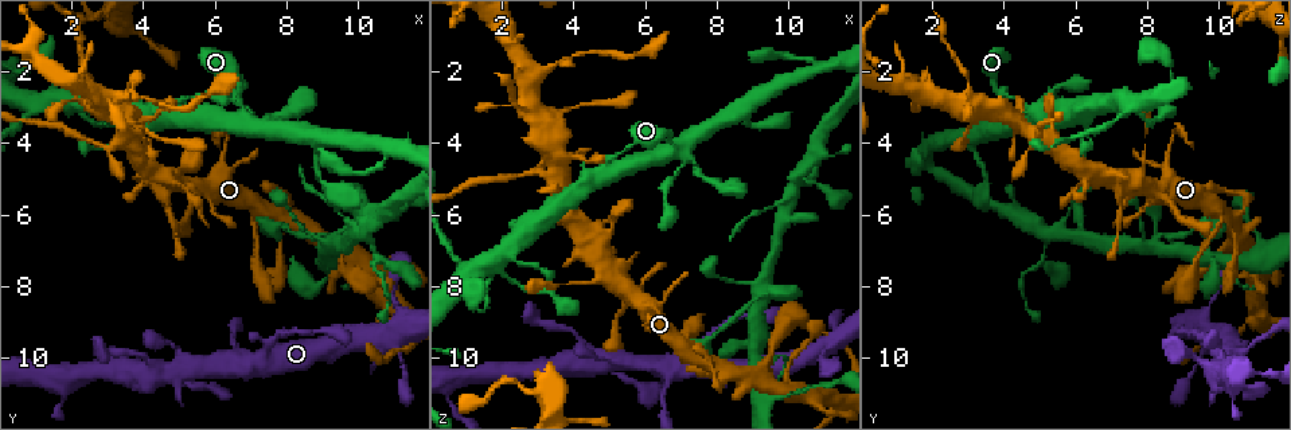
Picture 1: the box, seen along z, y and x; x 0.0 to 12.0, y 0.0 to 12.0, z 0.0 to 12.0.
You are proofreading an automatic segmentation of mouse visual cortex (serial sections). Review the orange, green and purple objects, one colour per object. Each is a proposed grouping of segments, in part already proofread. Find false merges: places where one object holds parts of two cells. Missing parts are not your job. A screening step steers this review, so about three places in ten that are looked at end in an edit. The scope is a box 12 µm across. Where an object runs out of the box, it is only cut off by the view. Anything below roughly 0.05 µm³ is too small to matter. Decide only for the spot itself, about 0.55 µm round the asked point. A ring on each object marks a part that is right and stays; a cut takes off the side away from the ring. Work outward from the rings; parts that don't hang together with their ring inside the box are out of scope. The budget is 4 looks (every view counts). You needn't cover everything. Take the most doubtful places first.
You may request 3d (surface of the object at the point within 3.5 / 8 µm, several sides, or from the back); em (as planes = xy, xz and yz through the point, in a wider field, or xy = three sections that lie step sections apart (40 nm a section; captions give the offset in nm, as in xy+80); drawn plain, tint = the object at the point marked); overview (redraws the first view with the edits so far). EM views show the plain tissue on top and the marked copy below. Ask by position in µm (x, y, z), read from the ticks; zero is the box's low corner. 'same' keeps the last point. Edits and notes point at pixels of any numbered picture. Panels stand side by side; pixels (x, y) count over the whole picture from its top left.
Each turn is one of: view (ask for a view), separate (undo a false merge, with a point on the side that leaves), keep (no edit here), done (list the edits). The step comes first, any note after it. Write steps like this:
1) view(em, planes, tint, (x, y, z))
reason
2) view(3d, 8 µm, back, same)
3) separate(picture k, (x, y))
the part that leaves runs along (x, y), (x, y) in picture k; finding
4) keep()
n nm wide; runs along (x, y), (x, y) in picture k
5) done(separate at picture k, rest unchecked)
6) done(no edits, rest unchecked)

view(3d, 8 µm, (3.7, 2.7, 1.6))
calibre changes

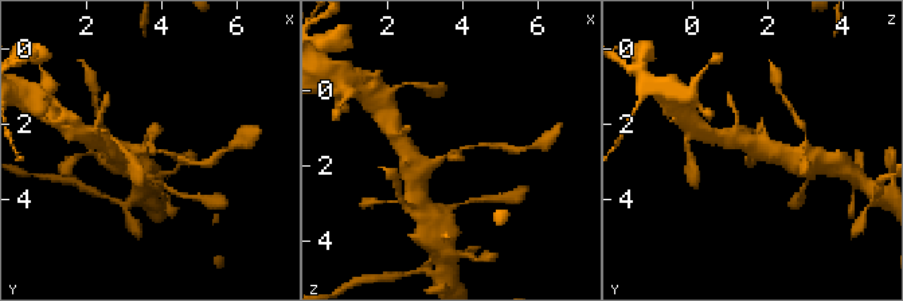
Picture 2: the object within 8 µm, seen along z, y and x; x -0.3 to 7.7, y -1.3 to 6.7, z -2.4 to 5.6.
view(em, planes, tint, (3.8, 2.8, 1.6))
now the EM

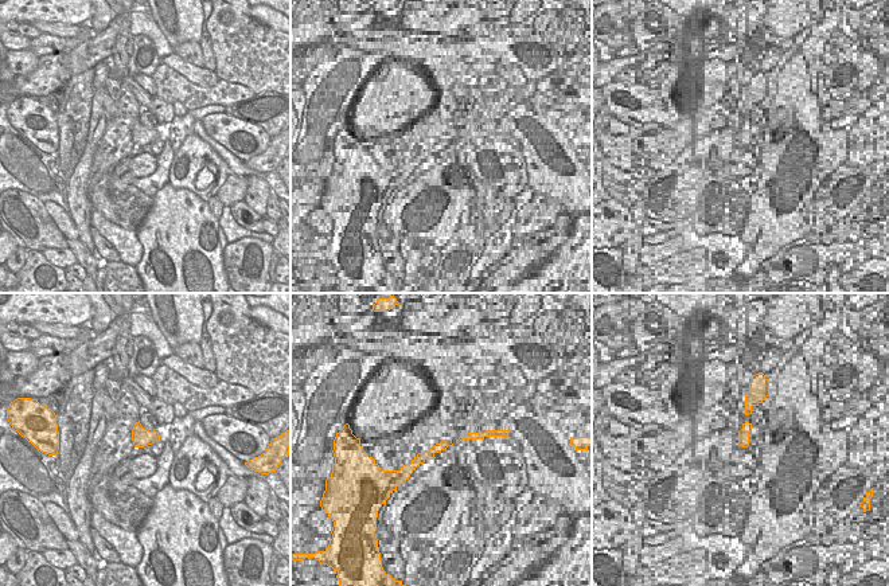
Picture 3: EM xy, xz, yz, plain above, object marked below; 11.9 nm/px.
keep()
runs along (117, 152), (161, 151), (191, 161) in picture 2; all the same cell

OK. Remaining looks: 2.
view(3d, 3.5 µm, (7.5, 9.7, 9.8))
sudden change in width

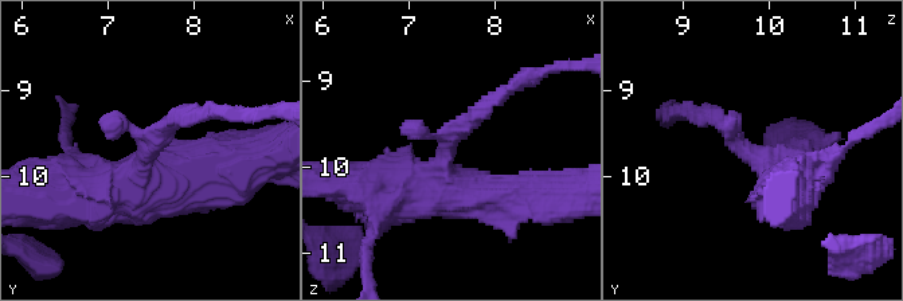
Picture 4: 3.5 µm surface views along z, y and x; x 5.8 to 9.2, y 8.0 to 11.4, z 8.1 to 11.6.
view(em, xy, step 3, tint, (7.45, 9.65, 9.75))

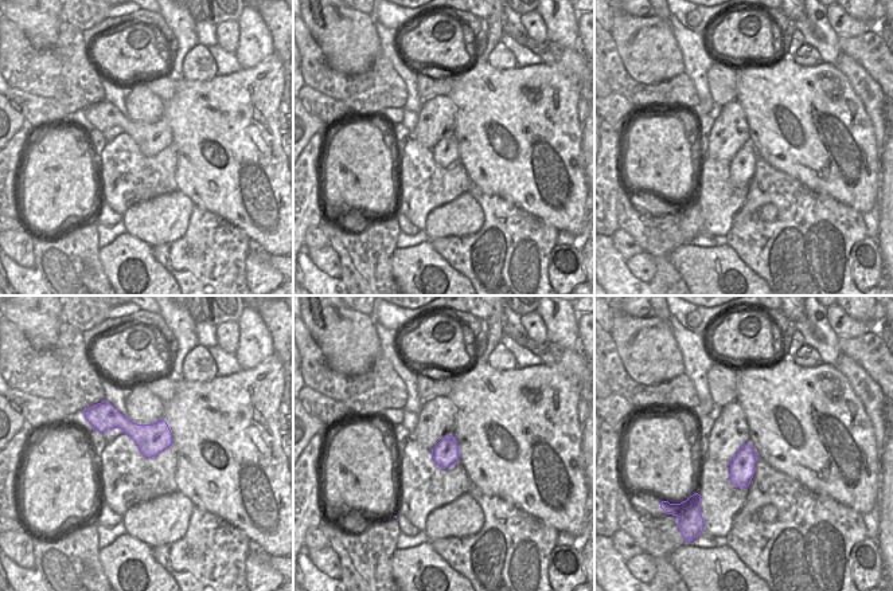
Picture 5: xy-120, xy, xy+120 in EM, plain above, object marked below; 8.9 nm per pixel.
keep()
240 nm wide; runs along (798, 168), (692, 114) in picture 4; one cell here

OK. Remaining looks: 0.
done(no edits, rest unchecked)

